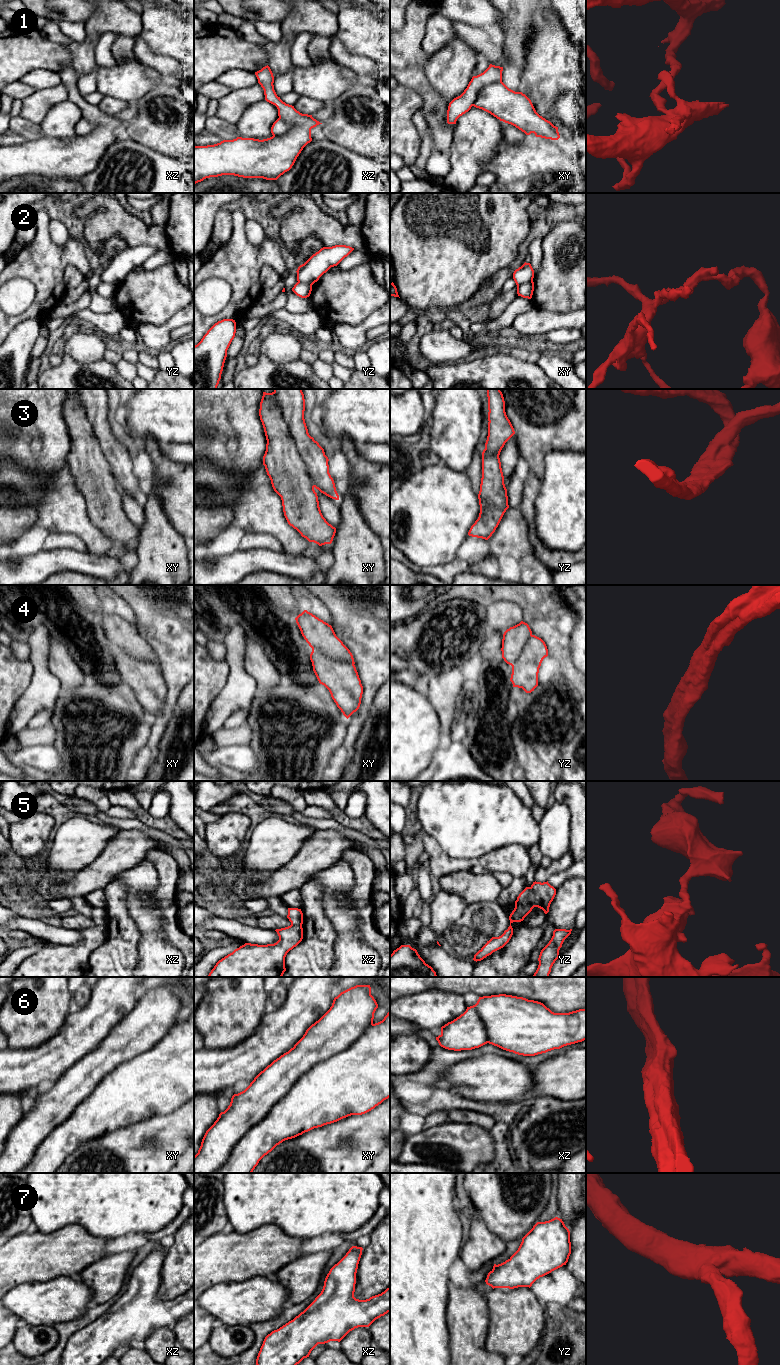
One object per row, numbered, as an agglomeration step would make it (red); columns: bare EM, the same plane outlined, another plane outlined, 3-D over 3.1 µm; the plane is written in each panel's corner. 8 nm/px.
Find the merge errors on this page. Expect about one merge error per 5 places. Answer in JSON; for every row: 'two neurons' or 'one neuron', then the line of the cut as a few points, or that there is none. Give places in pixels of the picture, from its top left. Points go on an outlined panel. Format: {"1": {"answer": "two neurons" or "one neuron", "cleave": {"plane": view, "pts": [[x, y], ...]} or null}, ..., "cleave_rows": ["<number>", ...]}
{"1": {"answer": "two neurons", "cleave": {"plane": "xy", "pts": [[501, 80], [483, 86], [472, 105]]}}, "2": {"answer": "two neurons", "cleave": {"plane": "xy", "pts": [[532, 279], [517, 286]]}}, "3": {"answer": "one neuron", "cleave": null}, "4": {"answer": "one neuron", "cleave": null}, "5": {"answer": "two neurons", "cleave": {"plane": "yz", "pts": [[530, 887], [536, 906]]}}, "6": {"answer": "one neuron", "cleave": null}, "7": {"answer": "one neuron", "cleave": null}, "cleave_rows": ["1", "2", "5"]}

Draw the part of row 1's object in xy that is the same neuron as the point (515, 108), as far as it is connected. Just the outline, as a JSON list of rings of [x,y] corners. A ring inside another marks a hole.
[[[502,81],[494,82],[481,88],[473,106],[490,113],[500,121],[515,126],[526,135],[534,133],[536,137],[551,140],[558,140],[560,138],[558,127],[540,116],[536,112],[531,100],[525,94],[509,89]]]

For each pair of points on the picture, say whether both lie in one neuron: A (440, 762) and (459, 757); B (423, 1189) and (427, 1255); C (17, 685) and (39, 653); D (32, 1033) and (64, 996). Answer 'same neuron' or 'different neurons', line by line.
A: same neuron
B: same neuron
C: different neurons
D: same neuron

